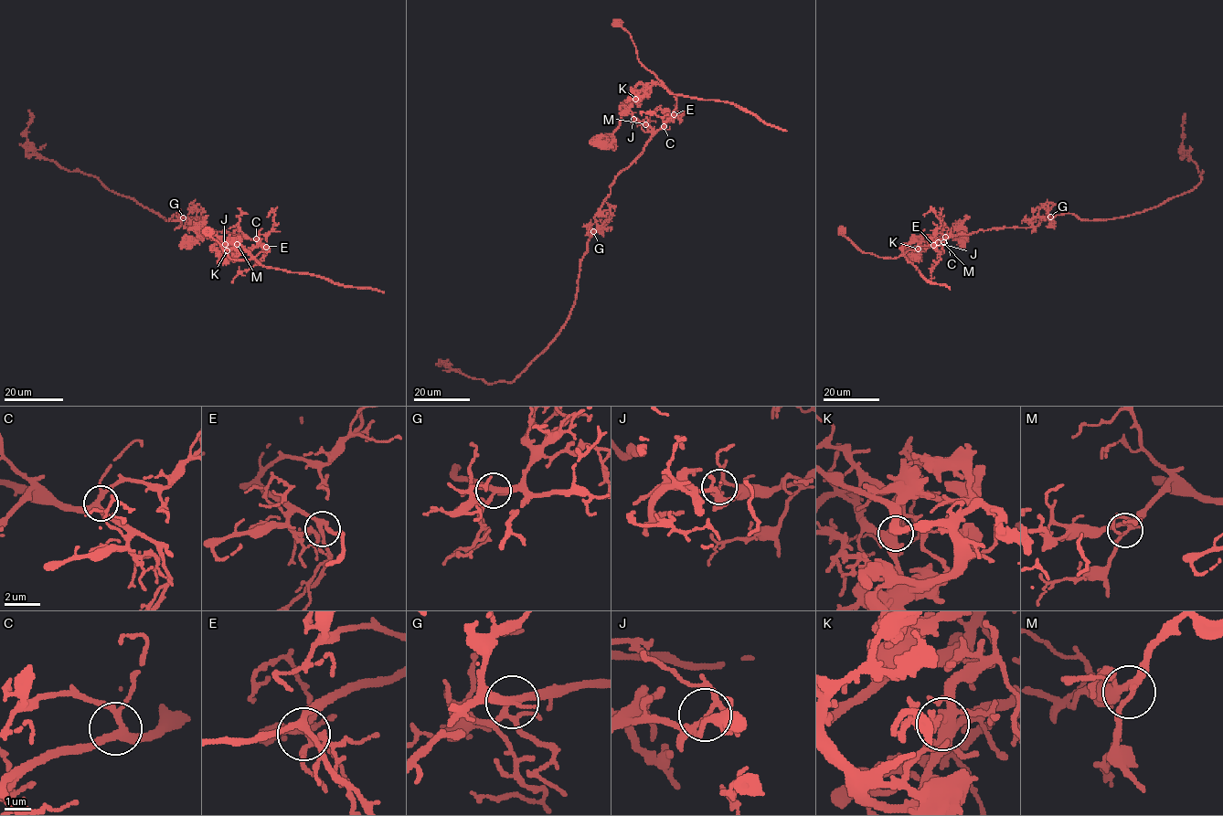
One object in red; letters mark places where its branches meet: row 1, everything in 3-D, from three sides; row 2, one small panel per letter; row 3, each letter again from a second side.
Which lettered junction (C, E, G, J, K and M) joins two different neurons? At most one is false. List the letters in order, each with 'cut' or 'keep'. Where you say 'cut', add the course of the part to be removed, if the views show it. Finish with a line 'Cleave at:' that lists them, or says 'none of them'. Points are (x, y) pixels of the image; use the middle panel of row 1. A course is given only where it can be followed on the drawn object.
C: keep
E: keep
G: keep
J: cut; foreign part runs (633, 118), (653, 136), (616, 176), (595, 216), (575, 304), (554, 340), (513, 381), (485, 383), (443, 365)
K: keep
M: keep
Cleave at: J

